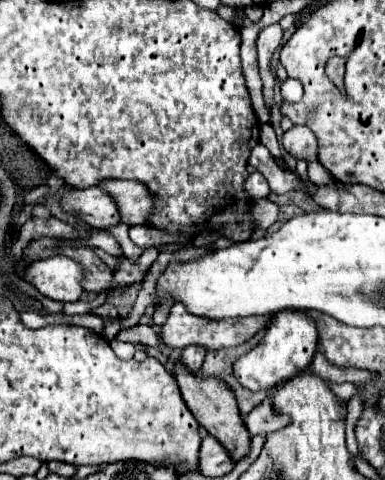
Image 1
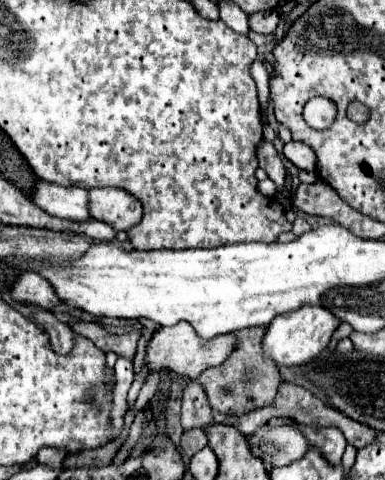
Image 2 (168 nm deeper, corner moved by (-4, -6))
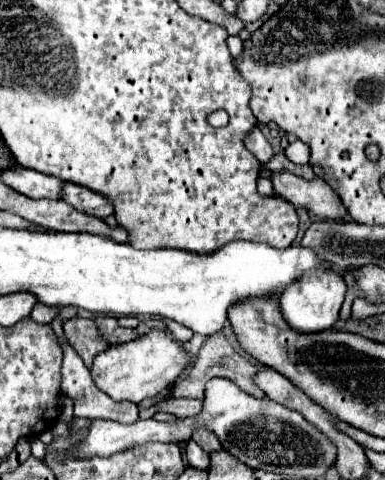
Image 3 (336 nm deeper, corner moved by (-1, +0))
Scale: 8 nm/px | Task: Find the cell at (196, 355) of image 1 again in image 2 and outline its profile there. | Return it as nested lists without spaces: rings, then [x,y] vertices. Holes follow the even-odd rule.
[[[188,379],[182,393],[182,425],[186,429],[204,427],[214,421],[212,409],[208,405],[208,397],[204,387],[196,379]]]

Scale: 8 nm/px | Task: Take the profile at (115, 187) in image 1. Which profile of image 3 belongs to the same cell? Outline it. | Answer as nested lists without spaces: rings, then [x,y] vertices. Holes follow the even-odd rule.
[[[75,183],[63,185],[61,199],[65,203],[69,203],[71,207],[75,207],[77,211],[83,211],[83,213],[99,217],[99,219],[105,219],[107,215],[113,213],[113,205],[107,199],[103,199],[103,195],[97,195],[81,185],[75,185]]]

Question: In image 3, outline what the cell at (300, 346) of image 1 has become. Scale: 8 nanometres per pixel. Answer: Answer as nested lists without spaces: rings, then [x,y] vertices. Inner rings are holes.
[[[311,269],[303,273],[303,277],[295,279],[293,285],[289,285],[281,293],[281,313],[285,321],[301,333],[317,333],[317,331],[331,329],[339,319],[339,309],[345,291],[347,285],[343,281],[343,275],[335,273],[335,269]]]

